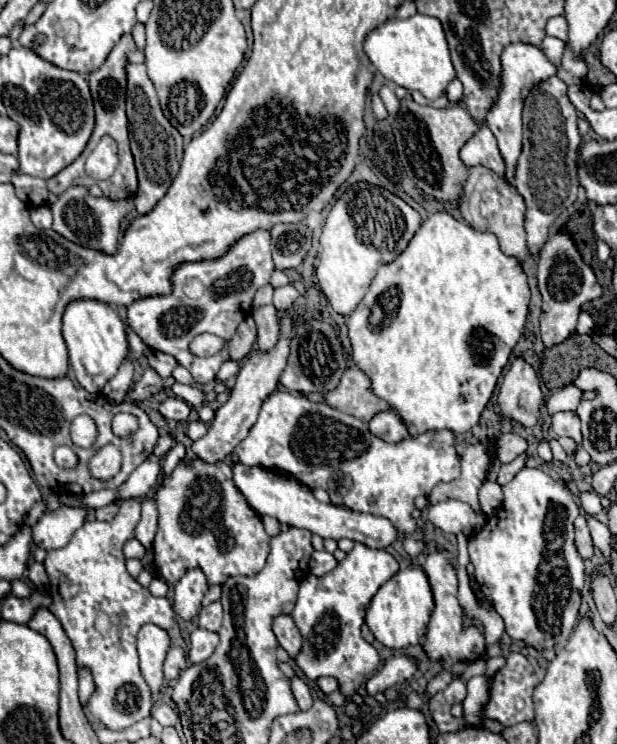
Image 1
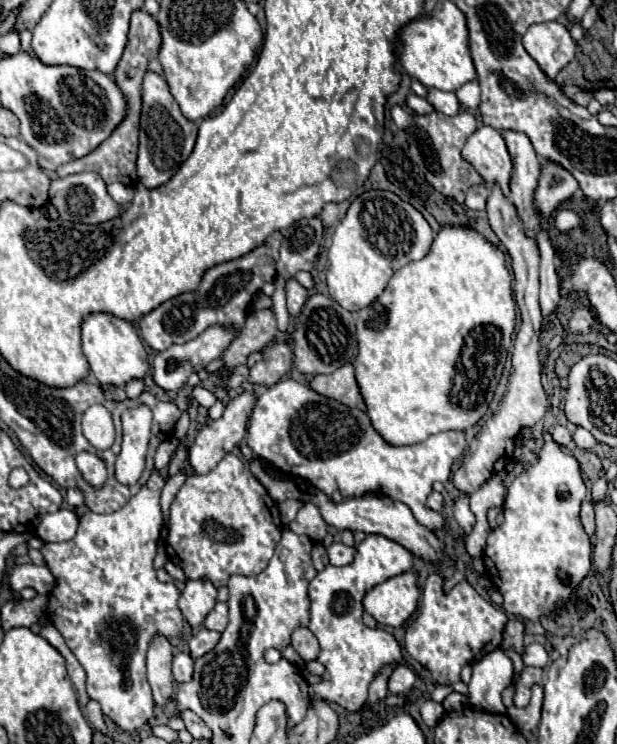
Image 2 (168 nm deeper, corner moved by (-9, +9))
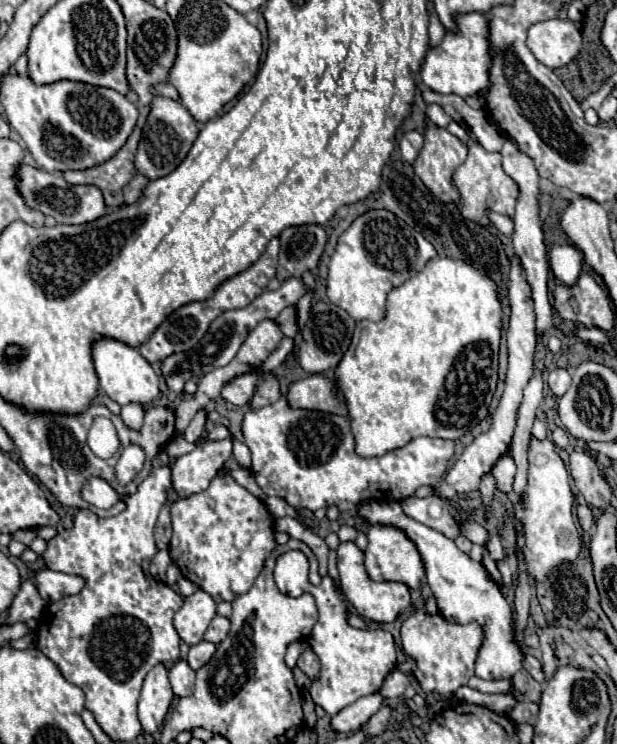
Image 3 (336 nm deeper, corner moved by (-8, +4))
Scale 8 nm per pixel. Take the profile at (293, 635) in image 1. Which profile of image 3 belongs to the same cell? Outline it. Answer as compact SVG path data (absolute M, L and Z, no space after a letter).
M306 648L300 658L298 658L298 668L308 676L308 678L316 678L318 672L320 672L320 660L318 656L312 652L312 648Z

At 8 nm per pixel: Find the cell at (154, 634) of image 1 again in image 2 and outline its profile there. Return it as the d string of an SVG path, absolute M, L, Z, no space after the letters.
M157 635L147 653L147 679L153 691L155 705L165 705L173 693L173 675L171 675L171 643Z

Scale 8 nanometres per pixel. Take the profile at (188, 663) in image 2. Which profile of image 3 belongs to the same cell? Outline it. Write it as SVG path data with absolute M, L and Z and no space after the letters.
M178 660L170 672L170 684L172 684L172 690L176 696L190 696L192 694L192 688L194 688L194 670L188 666L186 660Z

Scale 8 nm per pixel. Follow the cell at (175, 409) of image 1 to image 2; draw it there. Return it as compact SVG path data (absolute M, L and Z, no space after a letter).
M195 387L195 389L193 389L193 393L191 393L191 397L193 397L199 405L203 405L203 407L207 407L207 409L217 401L215 393L211 393L211 391L203 389L203 387Z

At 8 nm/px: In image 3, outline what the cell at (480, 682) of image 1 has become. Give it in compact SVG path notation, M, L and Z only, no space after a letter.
M366 500L358 506L358 516L364 520L366 526L394 526L402 530L418 548L428 584L438 598L440 614L450 622L478 622L484 628L484 644L480 646L478 660L476 660L476 676L482 680L504 680L512 678L522 668L522 652L512 636L512 610L502 596L502 590L486 572L480 562L474 562L468 554L460 552L456 544L446 538L444 534L416 522L414 518L406 516L398 502L378 502Z

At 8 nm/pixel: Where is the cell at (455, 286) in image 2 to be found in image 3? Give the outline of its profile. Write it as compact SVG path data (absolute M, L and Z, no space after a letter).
M448 256L432 258L418 274L408 278L404 284L392 288L392 292L388 294L388 300L386 300L384 318L378 320L378 322L368 322L368 320L356 322L352 344L350 344L348 352L344 354L344 360L336 368L336 380L340 384L340 390L346 396L348 412L350 412L350 418L352 418L352 432L356 432L356 452L360 452L360 456L384 456L386 452L392 452L394 448L402 448L410 440L420 438L420 436L458 440L460 436L470 432L480 420L486 418L488 406L490 406L494 390L496 390L500 332L502 332L502 304L498 300L498 286L488 274L474 268L466 260L454 260L454 258L448 258Z

